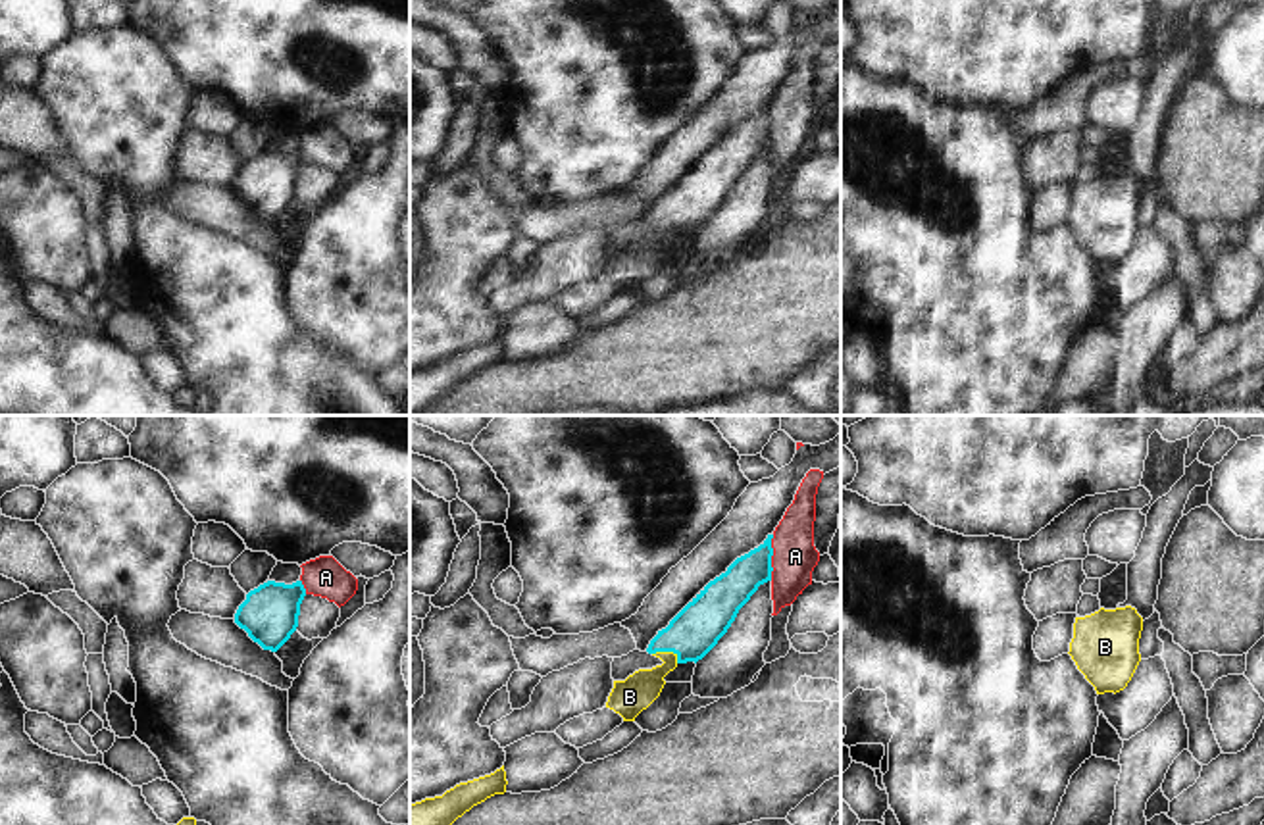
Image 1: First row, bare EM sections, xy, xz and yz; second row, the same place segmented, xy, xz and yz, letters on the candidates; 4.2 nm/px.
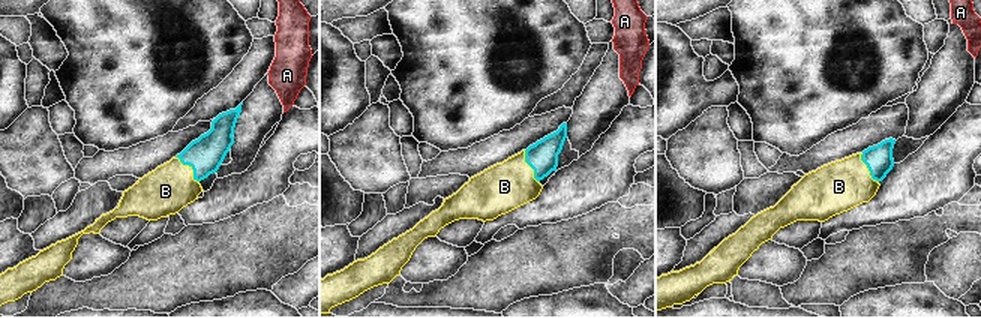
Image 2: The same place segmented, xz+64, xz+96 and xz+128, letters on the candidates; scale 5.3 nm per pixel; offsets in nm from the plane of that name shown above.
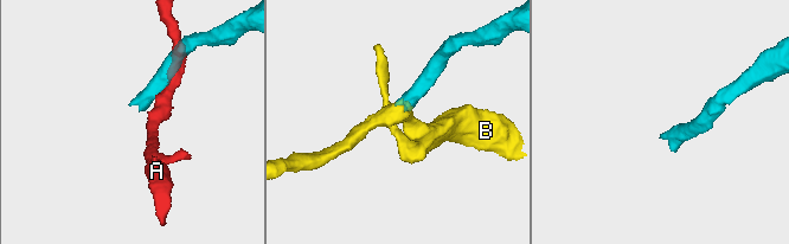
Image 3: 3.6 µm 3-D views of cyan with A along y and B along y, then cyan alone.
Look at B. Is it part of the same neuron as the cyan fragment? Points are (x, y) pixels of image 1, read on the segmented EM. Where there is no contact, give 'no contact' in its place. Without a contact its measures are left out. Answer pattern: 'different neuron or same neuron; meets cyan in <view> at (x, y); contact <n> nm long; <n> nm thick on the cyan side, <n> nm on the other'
same neuron; meets cyan in xz at (668, 650); contact 120 nm long; 200 nm thick on the cyan side, 150 nm on the other

